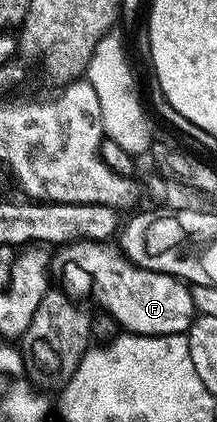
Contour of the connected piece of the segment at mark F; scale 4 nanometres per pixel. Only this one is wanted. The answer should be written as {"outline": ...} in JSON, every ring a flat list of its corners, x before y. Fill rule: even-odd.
{"outline":[[83,242,69,249,70,261,62,268,62,276,74,288,82,292,94,291,94,296,112,314,127,333,140,336,177,336,189,333,196,319,191,285,176,276,153,272,134,264,117,247,110,242]]}

